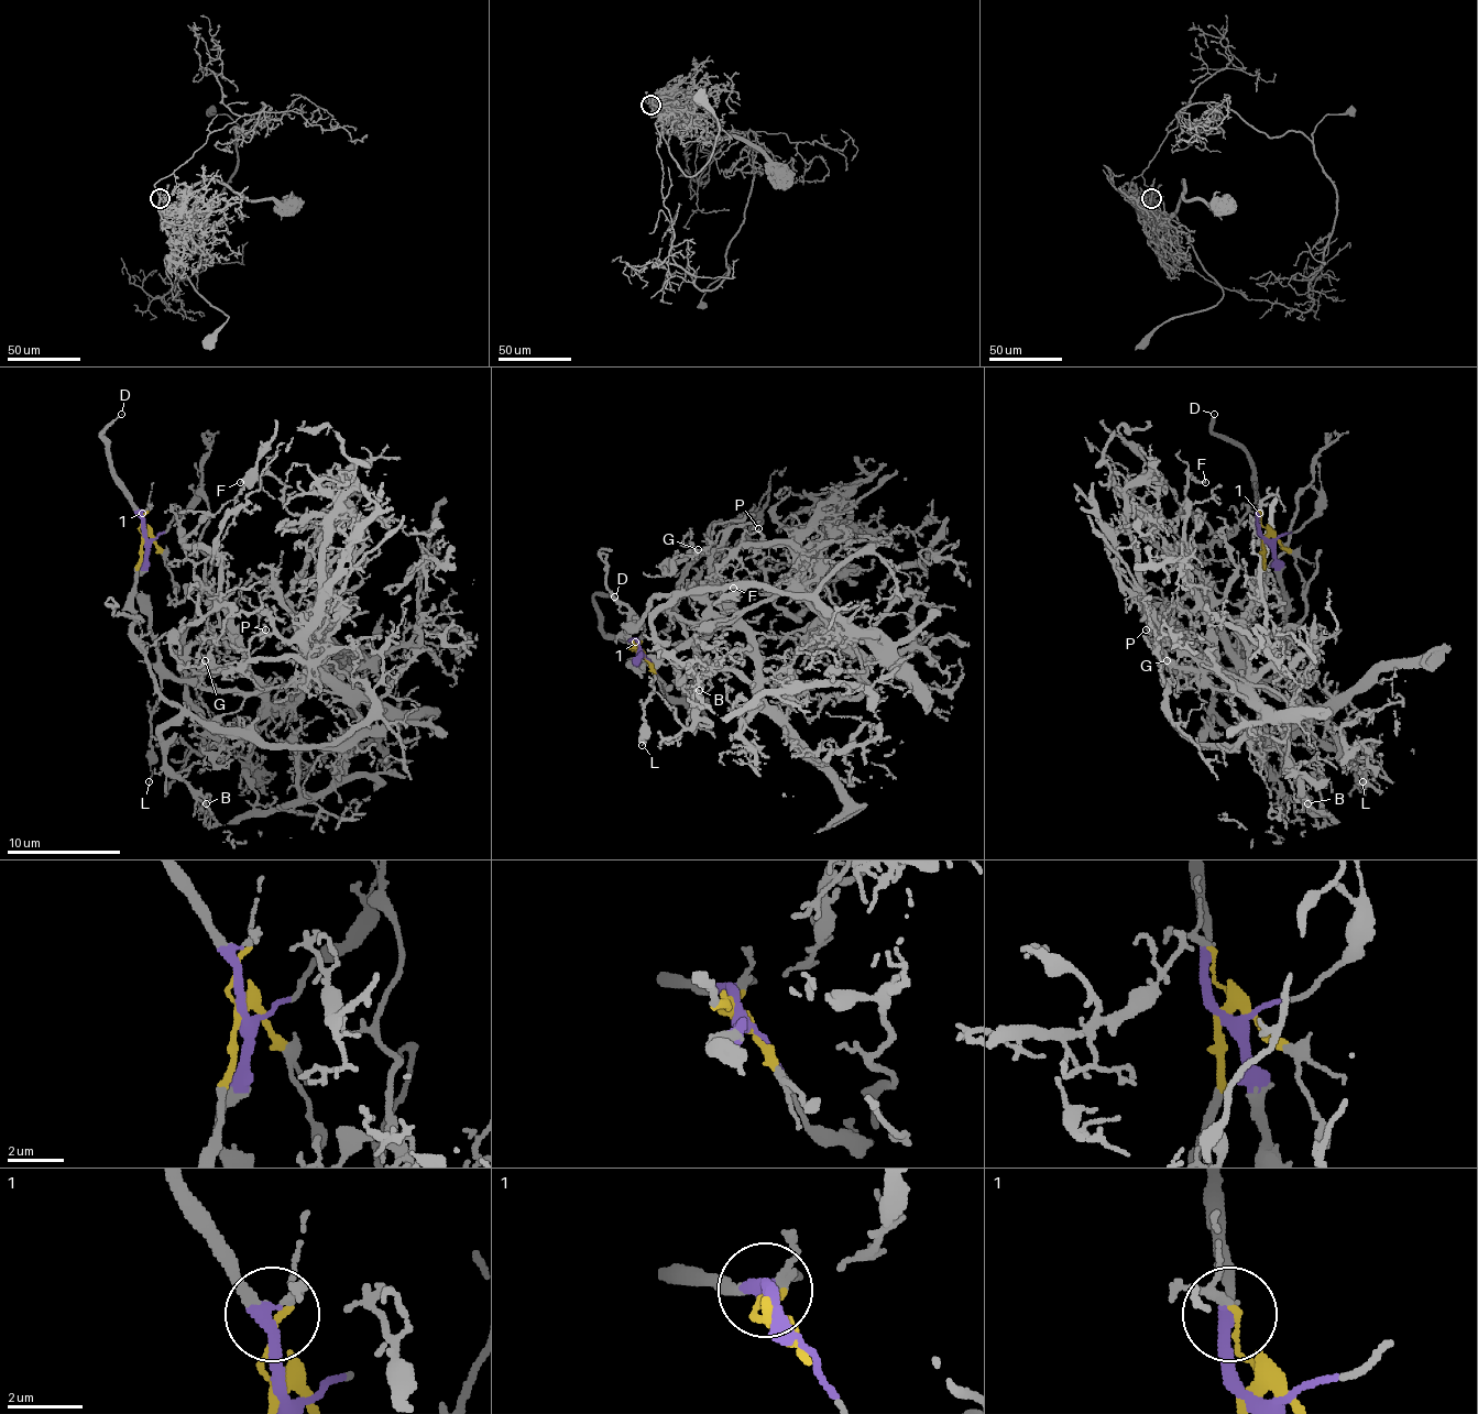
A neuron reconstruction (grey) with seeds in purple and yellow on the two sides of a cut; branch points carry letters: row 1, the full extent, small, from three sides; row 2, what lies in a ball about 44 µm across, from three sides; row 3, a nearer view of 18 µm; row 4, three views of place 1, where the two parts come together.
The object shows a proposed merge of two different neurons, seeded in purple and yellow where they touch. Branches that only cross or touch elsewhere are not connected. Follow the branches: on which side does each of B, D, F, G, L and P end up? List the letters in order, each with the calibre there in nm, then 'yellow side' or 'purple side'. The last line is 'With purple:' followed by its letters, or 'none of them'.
B: calibre 120 nm; yellow side
D: calibre 130 nm; purple side
F: calibre 110 nm; yellow side
G: calibre 170 nm; yellow side
L: calibre 100 nm; purple side
P: calibre 110 nm; yellow side
With purple: D, L

